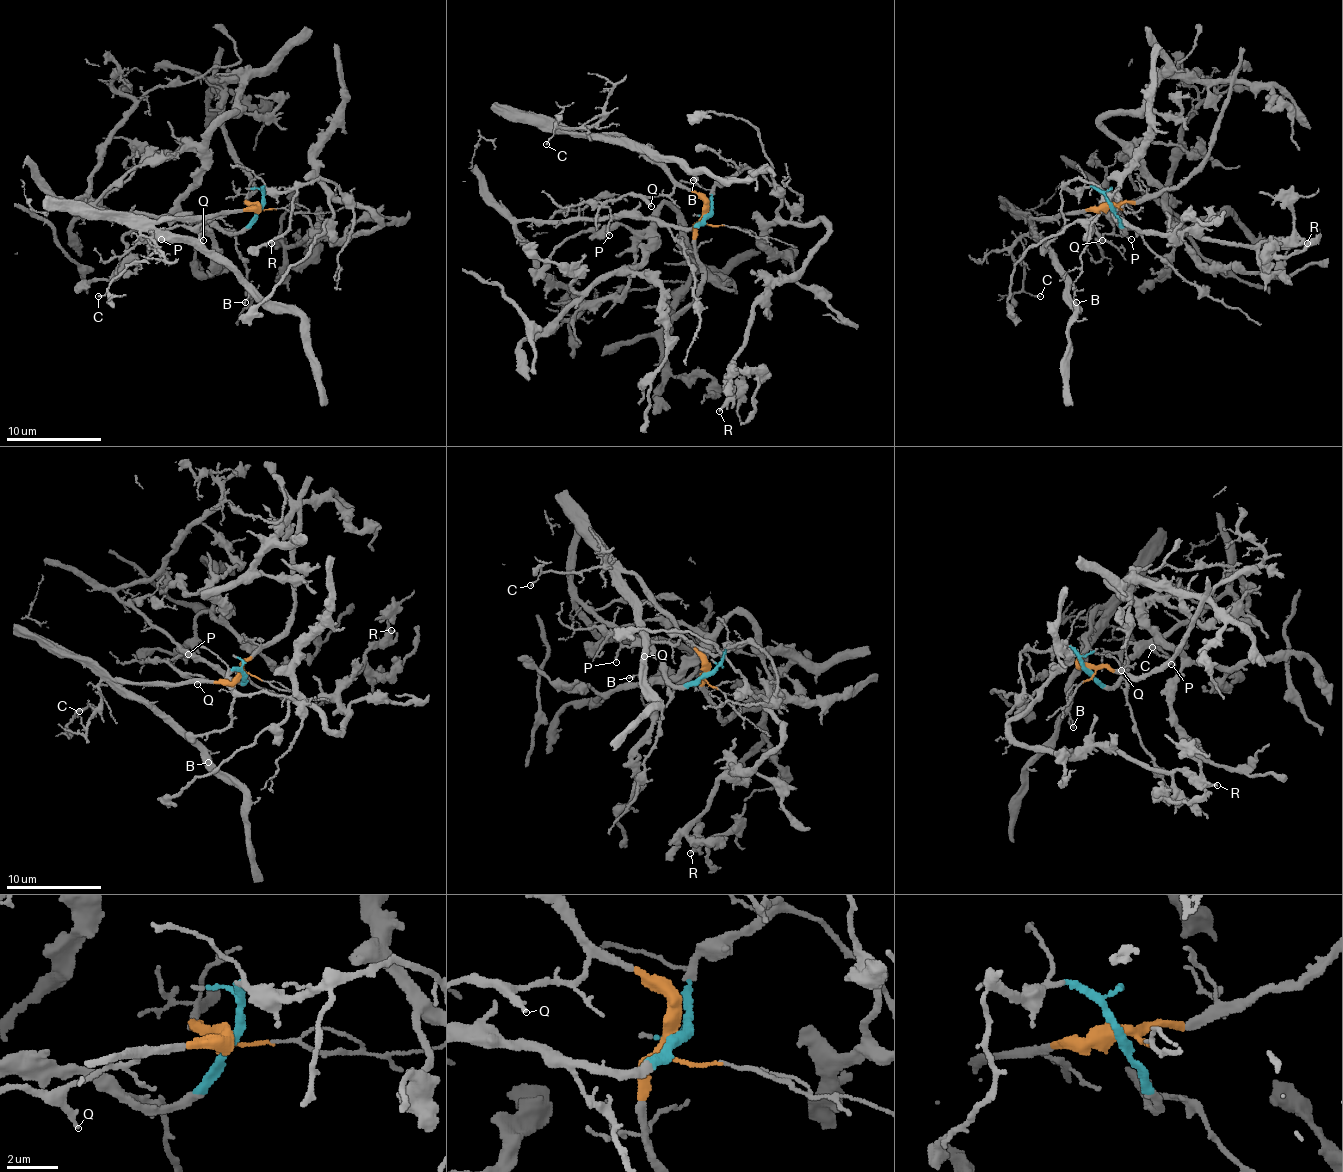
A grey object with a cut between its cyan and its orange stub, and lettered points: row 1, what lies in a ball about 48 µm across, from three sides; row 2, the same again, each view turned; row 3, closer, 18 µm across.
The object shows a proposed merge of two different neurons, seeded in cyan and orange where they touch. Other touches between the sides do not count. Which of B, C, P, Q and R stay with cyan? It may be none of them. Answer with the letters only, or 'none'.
P, R

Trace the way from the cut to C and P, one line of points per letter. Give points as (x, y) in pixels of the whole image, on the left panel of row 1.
C: (256, 205), (151, 222), (142, 234), (153, 248), (144, 260), (130, 265), (99, 296)
P: (258, 205), (239, 231), (218, 231), (204, 219), (177, 219), (161, 239)

